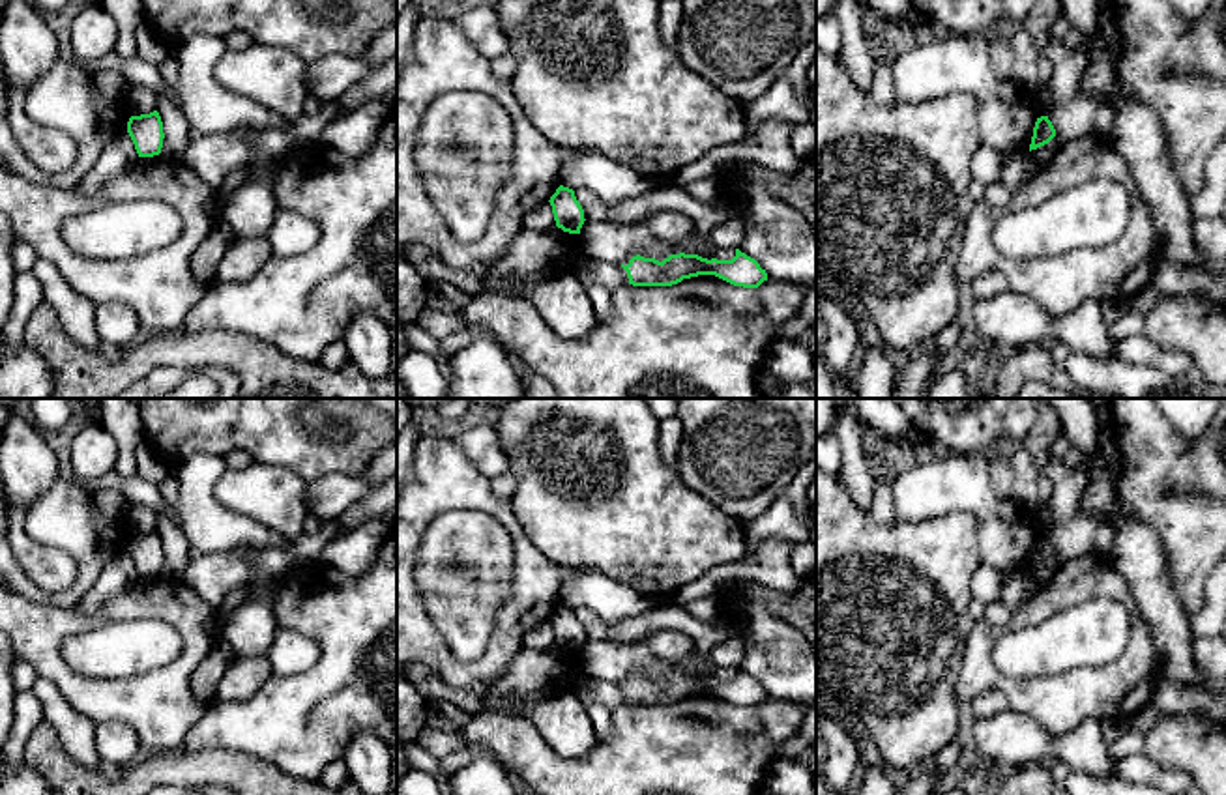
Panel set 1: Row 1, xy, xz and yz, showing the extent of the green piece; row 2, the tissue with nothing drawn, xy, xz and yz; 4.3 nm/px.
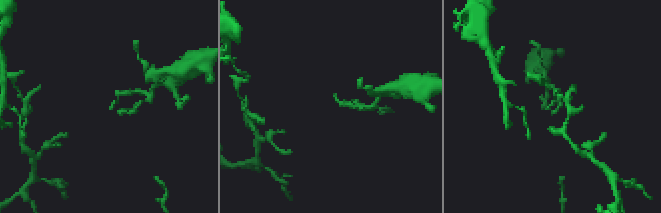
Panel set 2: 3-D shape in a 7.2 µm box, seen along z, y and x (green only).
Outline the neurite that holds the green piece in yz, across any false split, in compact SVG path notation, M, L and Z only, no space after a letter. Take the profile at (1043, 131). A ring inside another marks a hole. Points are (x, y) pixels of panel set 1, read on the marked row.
M1048 116L1037 118L1029 152L1048 144L1054 137L1056 137L1056 129L1054 129L1052 122L1048 120Z

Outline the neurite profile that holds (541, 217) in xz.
M548 200L539 202L533 206L524 217L522 217L522 226L528 228L537 228L537 230L547 230L556 226L552 206Z

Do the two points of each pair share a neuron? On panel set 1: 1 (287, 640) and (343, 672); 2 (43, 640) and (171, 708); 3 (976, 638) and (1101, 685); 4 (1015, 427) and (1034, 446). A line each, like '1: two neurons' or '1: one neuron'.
1: two neurons
2: one neuron
3: one neuron
4: two neurons

